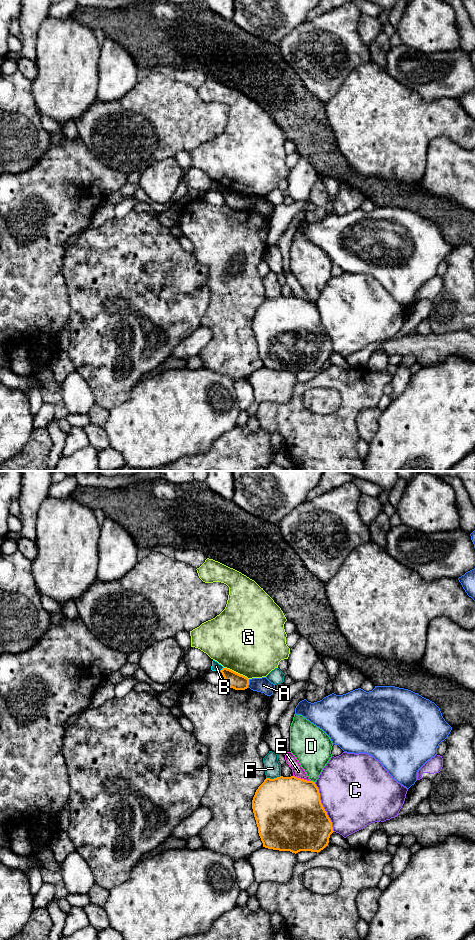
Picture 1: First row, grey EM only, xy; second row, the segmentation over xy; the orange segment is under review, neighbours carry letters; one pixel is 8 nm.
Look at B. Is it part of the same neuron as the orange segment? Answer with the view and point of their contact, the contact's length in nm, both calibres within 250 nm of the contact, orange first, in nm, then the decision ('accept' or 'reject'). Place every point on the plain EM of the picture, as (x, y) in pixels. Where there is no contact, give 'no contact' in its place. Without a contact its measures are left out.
meets orange in xy at (222, 189); contact 50 nm long; 130 nm thick on the orange side, 70 nm on the other; reject

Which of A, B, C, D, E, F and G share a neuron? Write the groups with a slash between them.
A / B E / C / D / F / G

